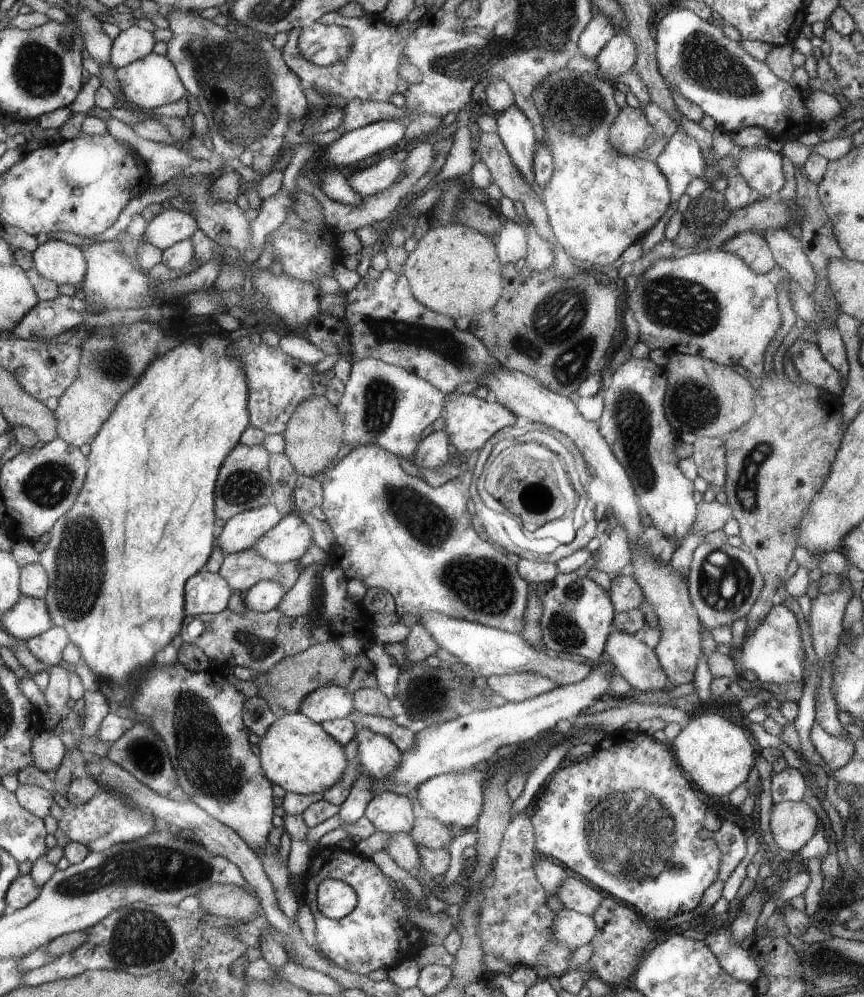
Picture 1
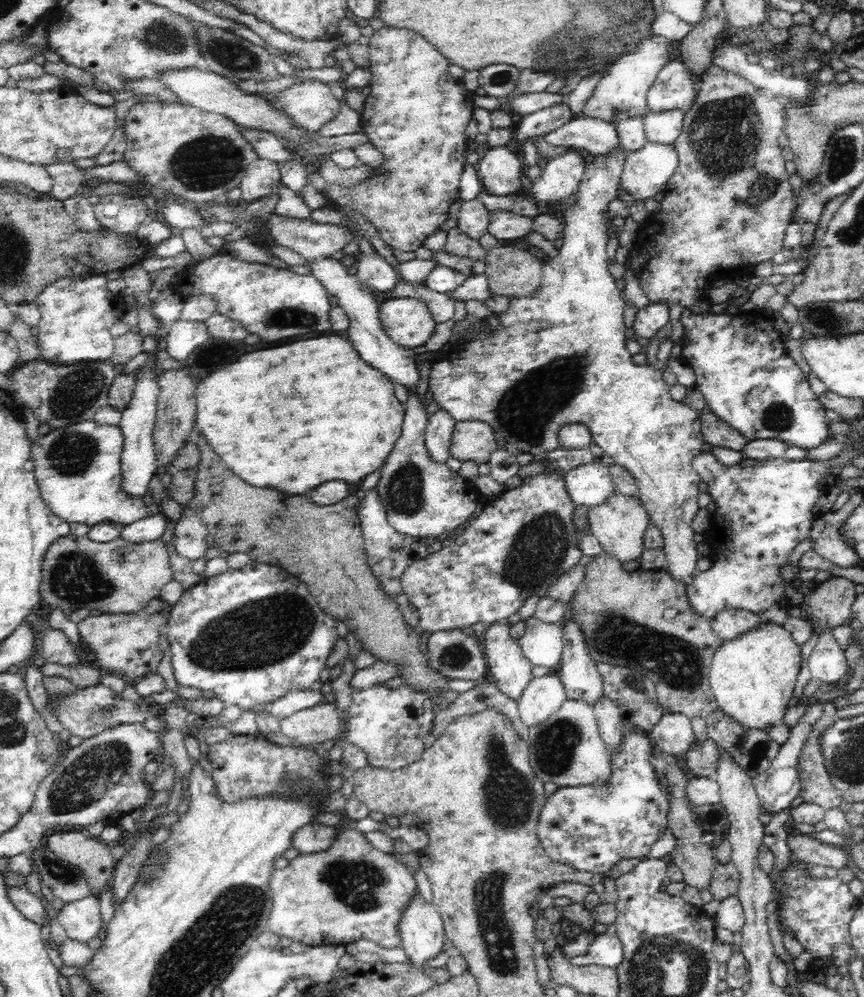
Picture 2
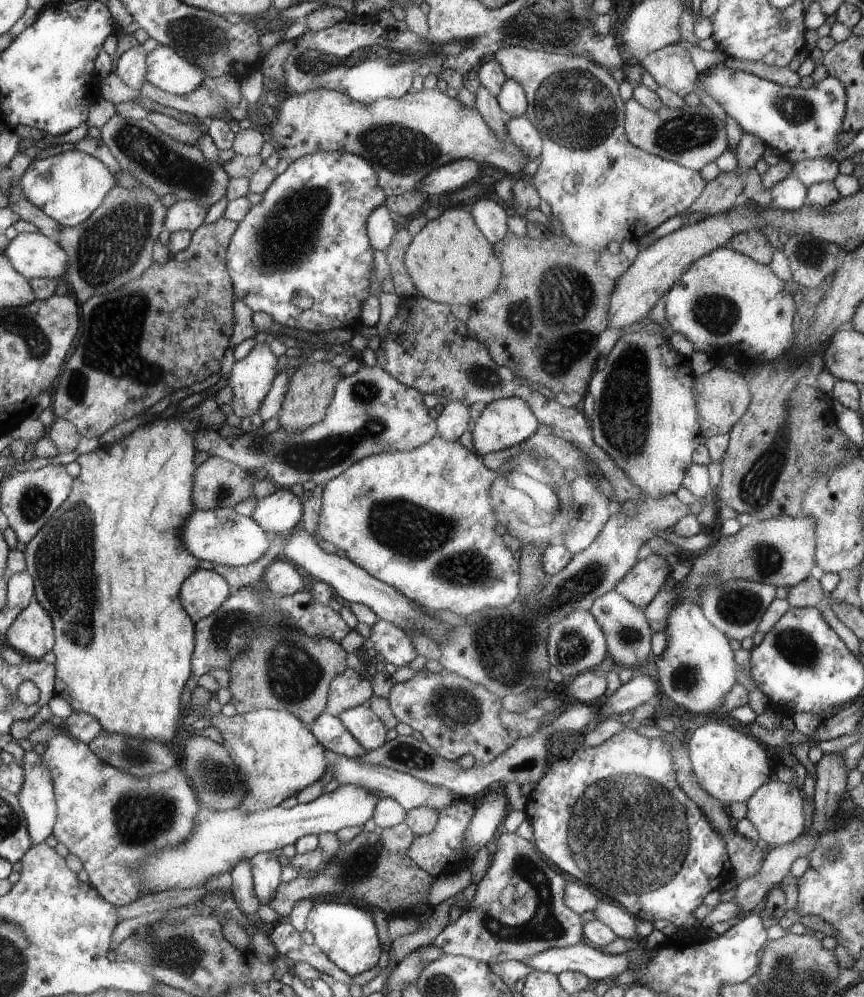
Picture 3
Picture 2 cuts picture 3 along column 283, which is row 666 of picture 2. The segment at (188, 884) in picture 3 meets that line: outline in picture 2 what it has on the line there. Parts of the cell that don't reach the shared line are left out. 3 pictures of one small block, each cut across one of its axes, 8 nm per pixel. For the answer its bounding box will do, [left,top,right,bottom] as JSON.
[808,632,848,684]

